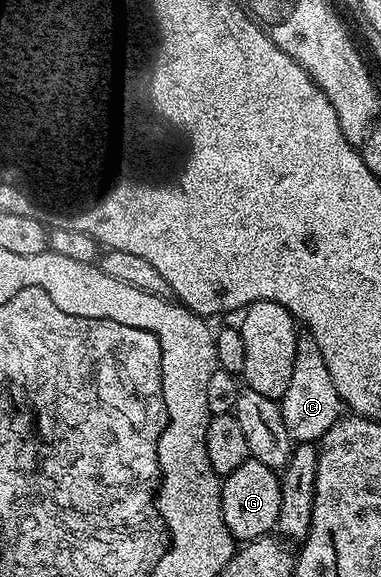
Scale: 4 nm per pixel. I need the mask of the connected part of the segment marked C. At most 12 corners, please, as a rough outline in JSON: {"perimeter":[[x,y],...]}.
{"perimeter":[[315,340],[297,343],[278,400],[293,441],[319,441],[346,405]]}

